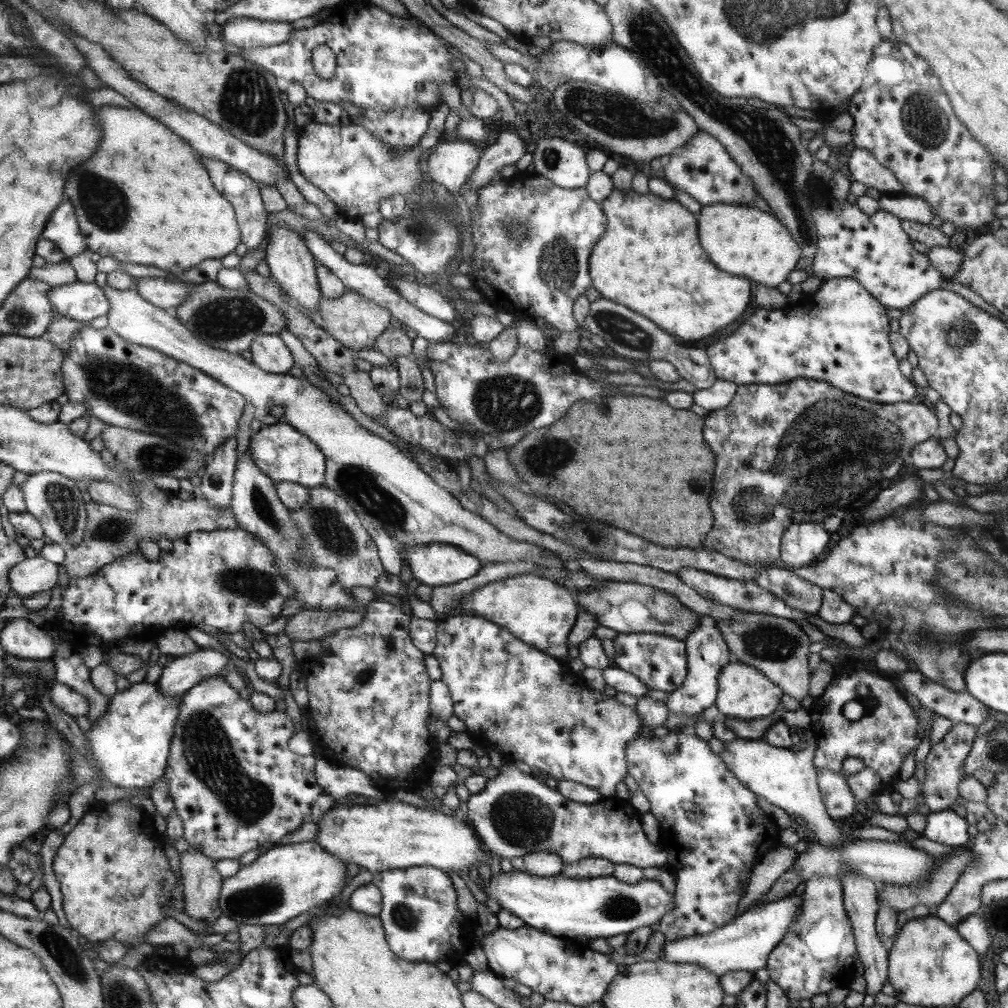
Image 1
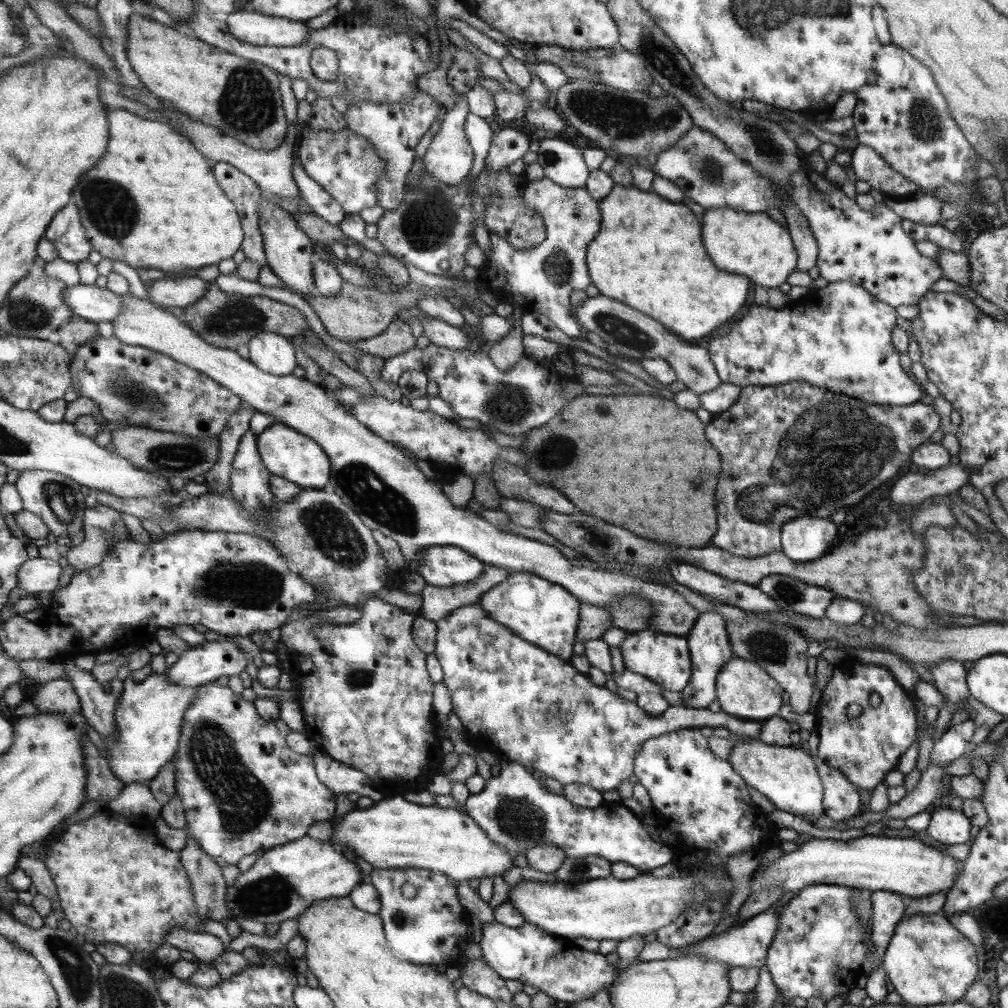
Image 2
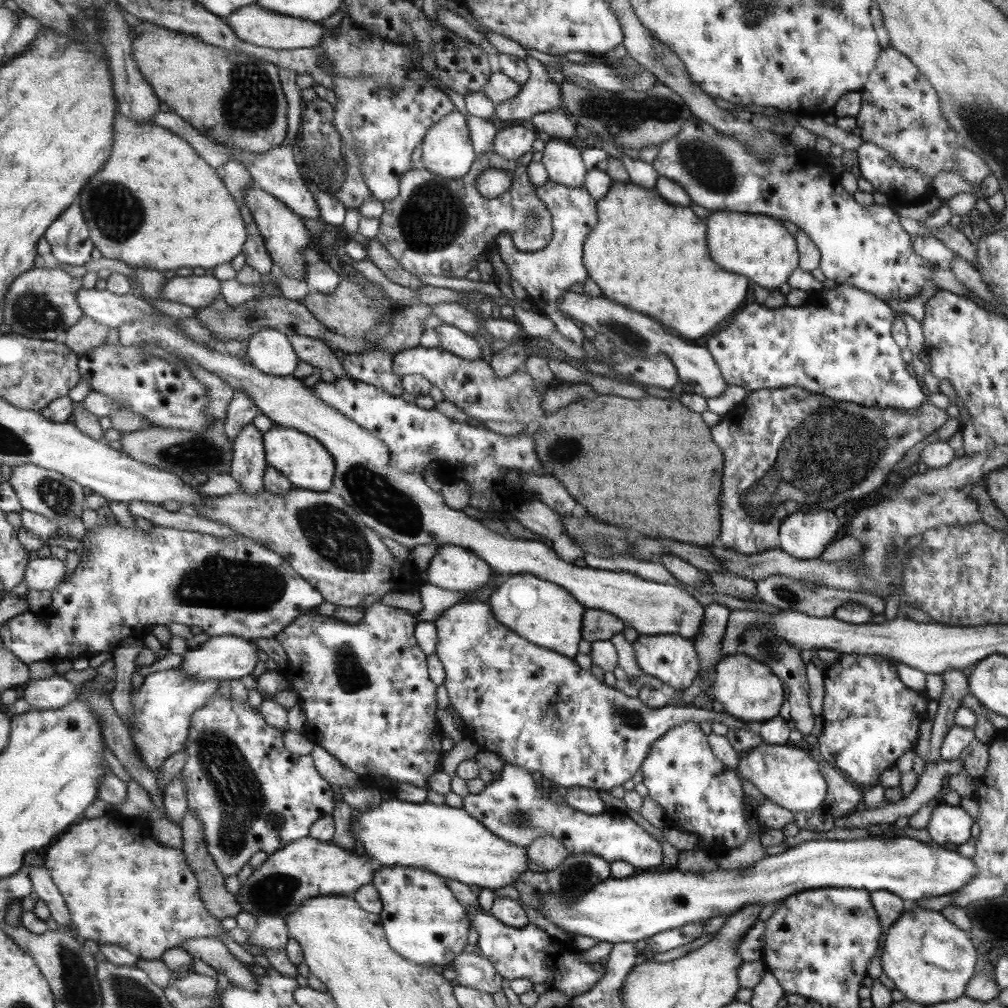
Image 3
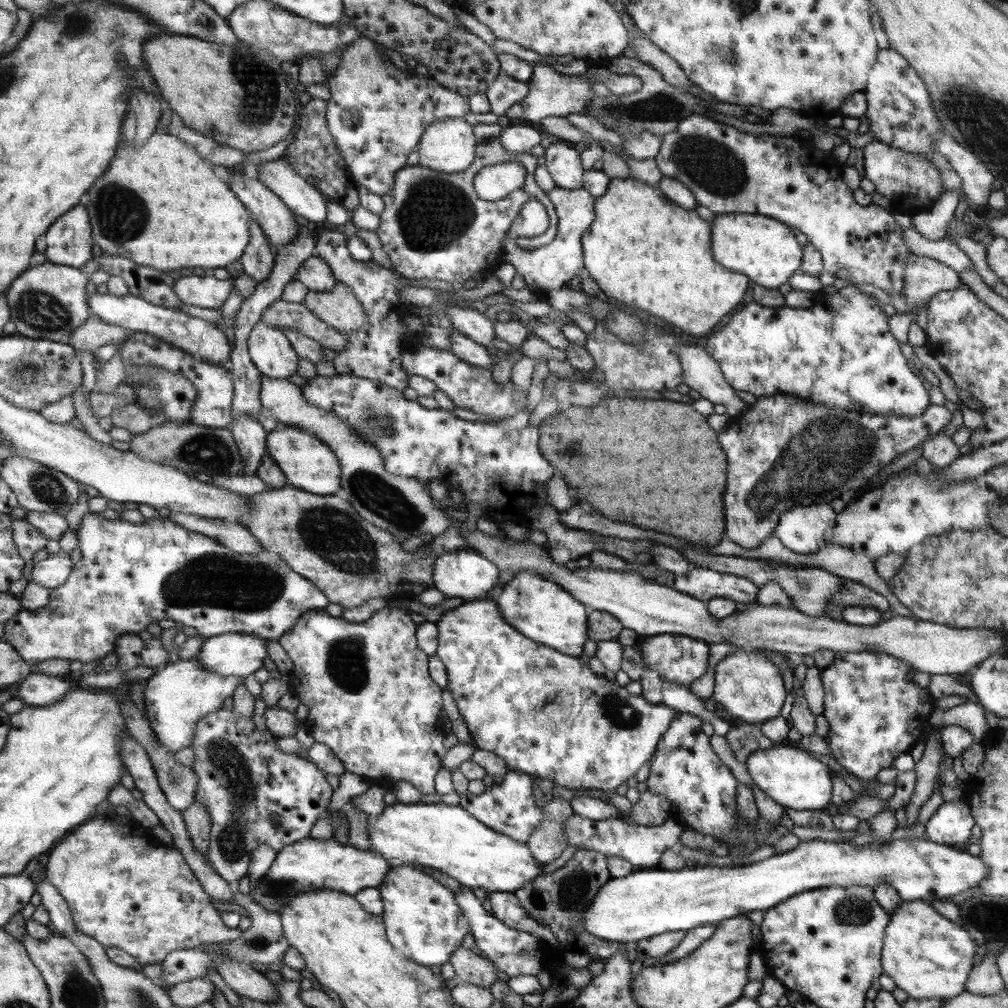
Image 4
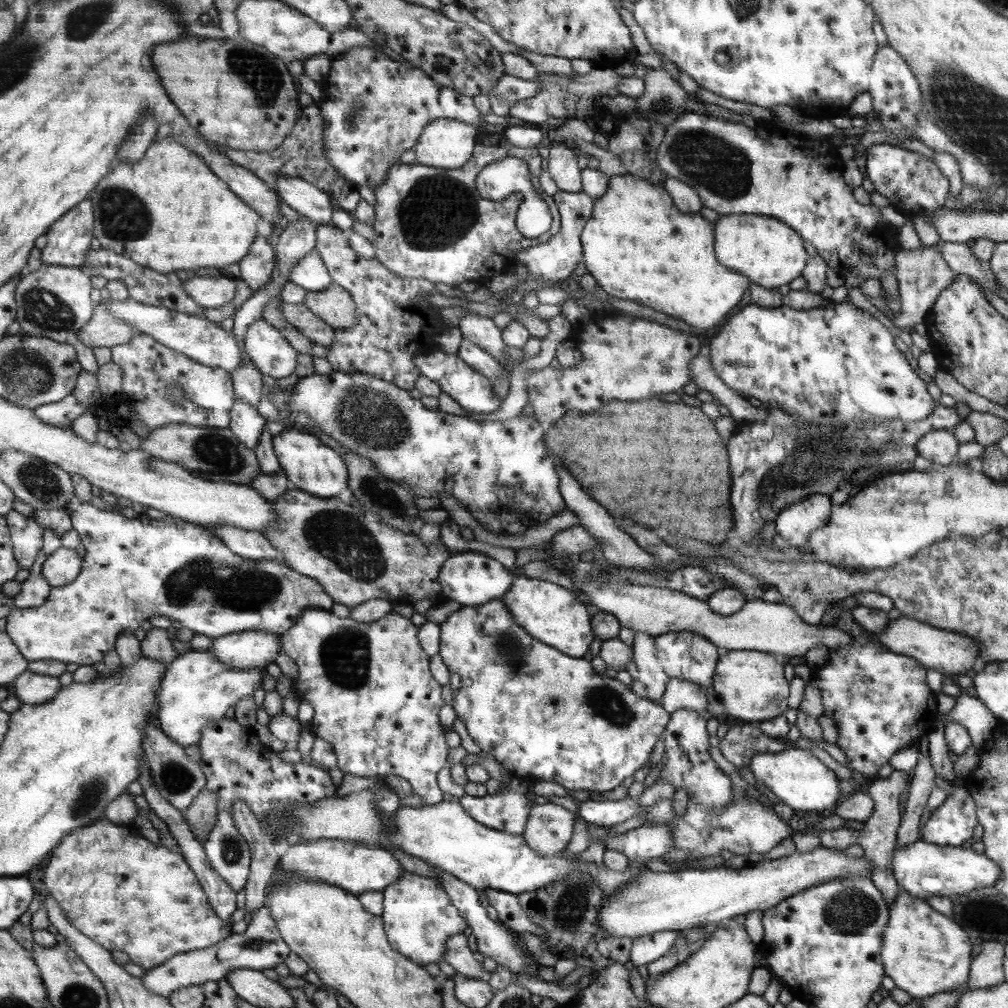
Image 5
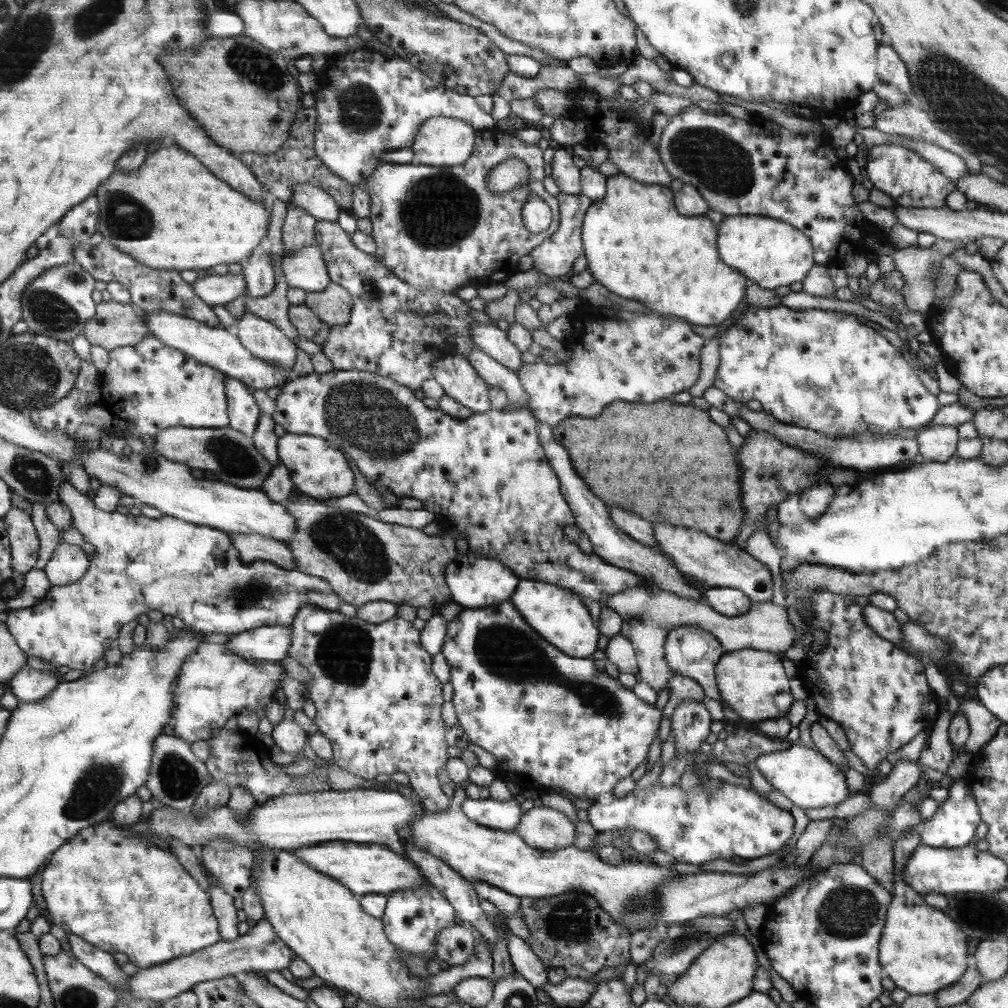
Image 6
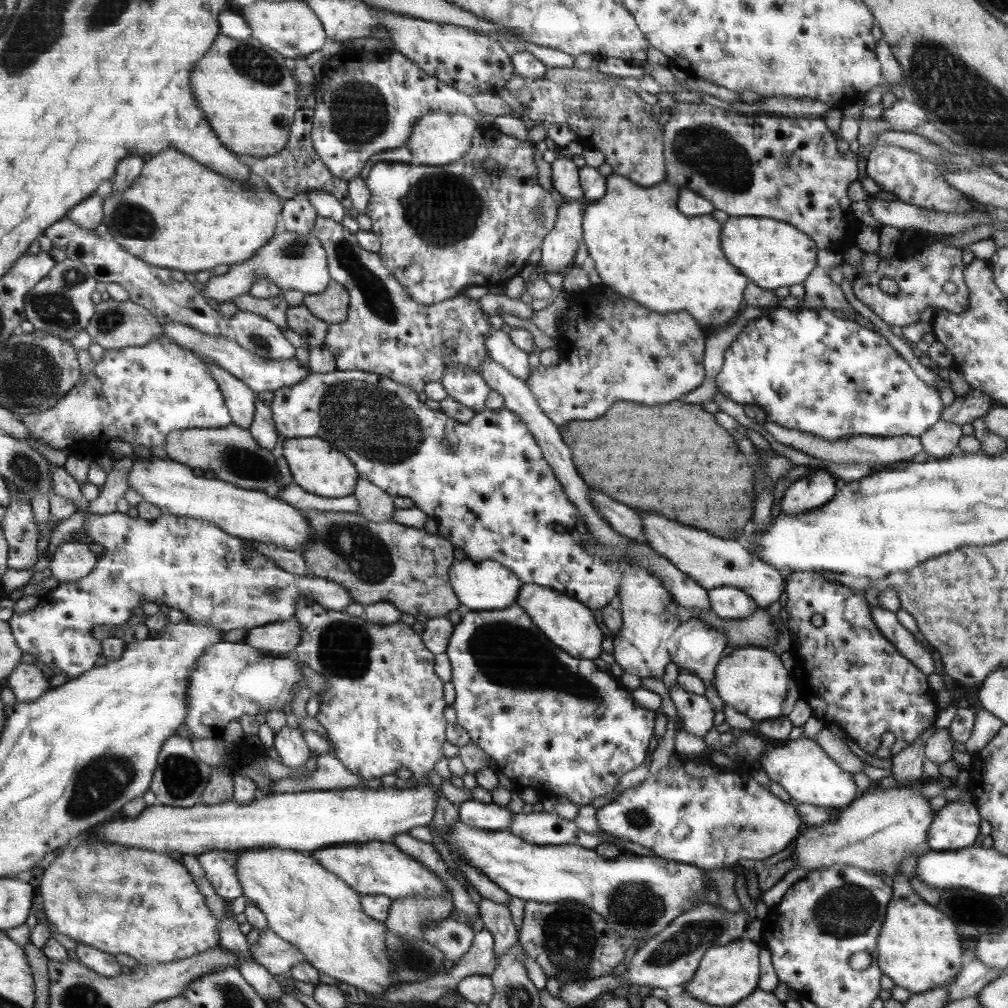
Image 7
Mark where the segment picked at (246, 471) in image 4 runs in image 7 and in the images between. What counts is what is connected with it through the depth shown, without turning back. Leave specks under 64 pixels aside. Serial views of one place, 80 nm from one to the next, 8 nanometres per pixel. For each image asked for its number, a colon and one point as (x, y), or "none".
5: (246, 424)
6: (243, 416)
7: (239, 398)

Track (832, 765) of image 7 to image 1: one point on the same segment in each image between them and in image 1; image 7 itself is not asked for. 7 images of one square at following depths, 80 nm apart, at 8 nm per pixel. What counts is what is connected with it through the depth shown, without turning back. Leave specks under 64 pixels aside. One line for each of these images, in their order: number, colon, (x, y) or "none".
1: (786, 778)
2: (787, 777)
3: (788, 776)
4: (794, 778)
5: (797, 778)
6: (807, 779)

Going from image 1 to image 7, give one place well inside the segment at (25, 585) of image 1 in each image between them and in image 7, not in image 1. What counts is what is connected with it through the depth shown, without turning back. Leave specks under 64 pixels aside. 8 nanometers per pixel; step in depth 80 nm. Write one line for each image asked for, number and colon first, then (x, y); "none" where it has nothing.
2: (37, 575)
3: (47, 573)
4: (52, 572)
5: (63, 566)
6: (68, 564)
7: (72, 561)

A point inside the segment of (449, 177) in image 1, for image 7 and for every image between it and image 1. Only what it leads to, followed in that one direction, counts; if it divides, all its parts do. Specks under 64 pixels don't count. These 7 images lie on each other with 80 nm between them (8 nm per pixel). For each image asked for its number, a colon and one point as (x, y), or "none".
2: (448, 158)
3: (446, 149)
4: (446, 146)
5: (447, 144)
6: (441, 142)
7: (438, 138)

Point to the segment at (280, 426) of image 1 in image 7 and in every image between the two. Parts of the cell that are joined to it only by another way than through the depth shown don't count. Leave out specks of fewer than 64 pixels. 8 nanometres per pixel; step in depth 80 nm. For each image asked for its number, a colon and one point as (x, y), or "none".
2: (286, 453)
3: (302, 460)
4: (307, 464)
5: (308, 465)
6: (316, 469)
7: (318, 468)

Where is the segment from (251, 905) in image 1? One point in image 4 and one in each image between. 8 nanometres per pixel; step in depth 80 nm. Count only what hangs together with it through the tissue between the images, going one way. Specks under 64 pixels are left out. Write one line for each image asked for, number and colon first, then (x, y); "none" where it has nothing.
2: (282, 883)
3: (307, 868)
4: (309, 864)

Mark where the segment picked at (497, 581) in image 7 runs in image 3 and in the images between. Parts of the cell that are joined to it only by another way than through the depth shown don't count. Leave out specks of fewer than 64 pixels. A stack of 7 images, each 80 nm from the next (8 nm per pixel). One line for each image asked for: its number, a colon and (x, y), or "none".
3: (451, 567)
4: (464, 573)
5: (470, 578)
6: (474, 581)

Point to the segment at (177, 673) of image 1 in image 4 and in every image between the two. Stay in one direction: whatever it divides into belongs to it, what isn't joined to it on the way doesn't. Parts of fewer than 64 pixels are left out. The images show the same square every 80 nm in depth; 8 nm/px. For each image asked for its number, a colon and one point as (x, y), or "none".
2: (205, 663)
3: (220, 658)
4: (229, 654)

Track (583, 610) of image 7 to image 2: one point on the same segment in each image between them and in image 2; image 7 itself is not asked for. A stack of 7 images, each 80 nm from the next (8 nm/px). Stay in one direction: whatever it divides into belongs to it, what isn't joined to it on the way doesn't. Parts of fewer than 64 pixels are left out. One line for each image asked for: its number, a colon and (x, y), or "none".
2: (543, 613)
3: (546, 614)
4: (541, 610)
5: (548, 612)
6: (557, 616)

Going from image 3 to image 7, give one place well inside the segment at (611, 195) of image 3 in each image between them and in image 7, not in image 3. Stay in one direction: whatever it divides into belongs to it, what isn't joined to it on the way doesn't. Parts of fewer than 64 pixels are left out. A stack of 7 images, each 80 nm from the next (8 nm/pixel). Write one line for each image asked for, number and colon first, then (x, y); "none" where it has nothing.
4: (639, 250)
5: (637, 246)
6: (636, 245)
7: (642, 247)

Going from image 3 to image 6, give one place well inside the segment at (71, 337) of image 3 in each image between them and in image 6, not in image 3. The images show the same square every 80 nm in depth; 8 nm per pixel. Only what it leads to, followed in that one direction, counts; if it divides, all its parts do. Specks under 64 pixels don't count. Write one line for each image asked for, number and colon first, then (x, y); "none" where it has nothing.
4: (95, 333)
5: (104, 329)
6: (115, 325)

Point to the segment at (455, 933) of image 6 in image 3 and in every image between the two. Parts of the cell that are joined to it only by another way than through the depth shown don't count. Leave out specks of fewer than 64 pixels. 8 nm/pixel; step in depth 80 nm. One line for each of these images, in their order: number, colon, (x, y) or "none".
3: (472, 970)
4: (469, 968)
5: (458, 955)

